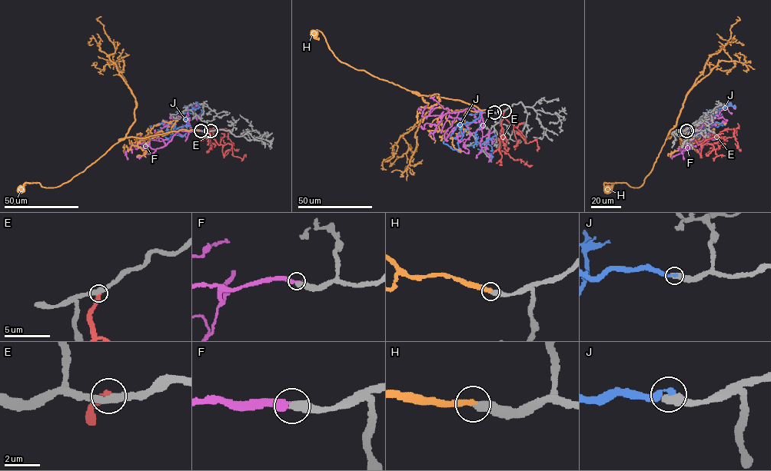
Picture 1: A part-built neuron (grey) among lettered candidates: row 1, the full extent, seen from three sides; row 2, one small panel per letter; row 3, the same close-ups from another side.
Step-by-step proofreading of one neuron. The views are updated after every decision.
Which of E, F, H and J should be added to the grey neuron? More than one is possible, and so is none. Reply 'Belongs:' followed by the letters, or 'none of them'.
Belongs: H

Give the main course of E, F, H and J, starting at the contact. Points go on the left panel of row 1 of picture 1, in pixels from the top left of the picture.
E: (211, 131), (208, 141), (213, 137), (213, 129), (226, 128), (232, 147), (235, 150), (239, 149)
F: (201, 130), (179, 131), (166, 144), (162, 140), (151, 139), (168, 125)
H: (201, 131), (181, 129), (119, 140), (134, 121), (135, 99), (109, 58), (115, 48), (96, 19), (101, 16)
J: (201, 131), (190, 130), (181, 136), (167, 133), (168, 123), (151, 126)

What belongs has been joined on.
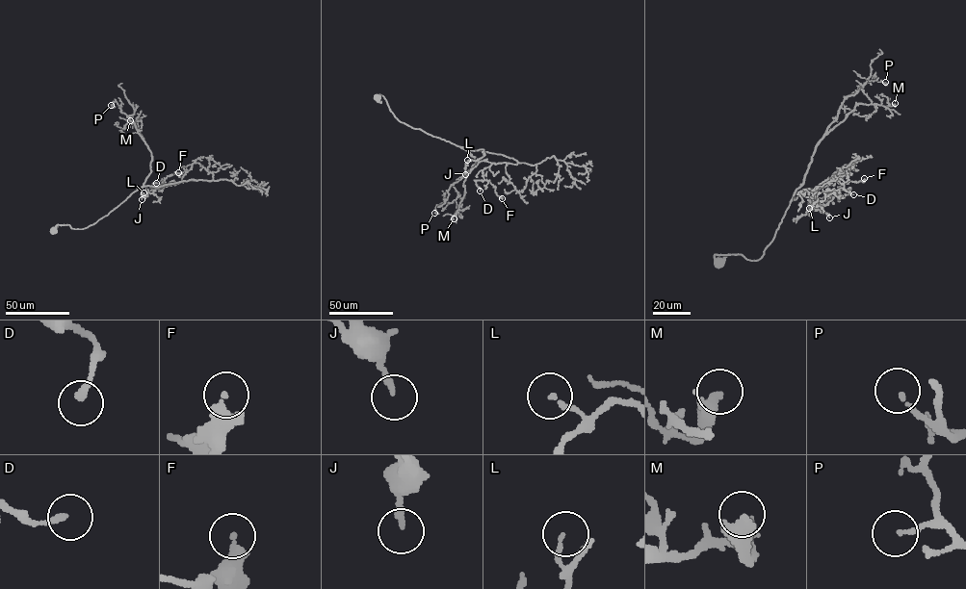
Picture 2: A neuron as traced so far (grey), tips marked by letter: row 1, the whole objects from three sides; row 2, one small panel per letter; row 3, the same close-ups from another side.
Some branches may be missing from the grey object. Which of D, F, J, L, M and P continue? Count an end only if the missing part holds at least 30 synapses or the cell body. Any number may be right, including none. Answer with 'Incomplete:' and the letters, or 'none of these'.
Incomplete: none of these

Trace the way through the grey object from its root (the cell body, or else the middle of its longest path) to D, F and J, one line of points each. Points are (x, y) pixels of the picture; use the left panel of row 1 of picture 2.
D: (52, 232), (58, 224), (93, 224), (138, 187), (194, 179), (161, 191), (156, 183)
F: (52, 232), (58, 224), (83, 229), (93, 224), (138, 187), (194, 180), (159, 191), (168, 176), (178, 172)
J: (52, 232), (58, 224), (83, 229), (93, 224), (138, 187), (194, 179), (164, 184), (143, 193), (142, 199)

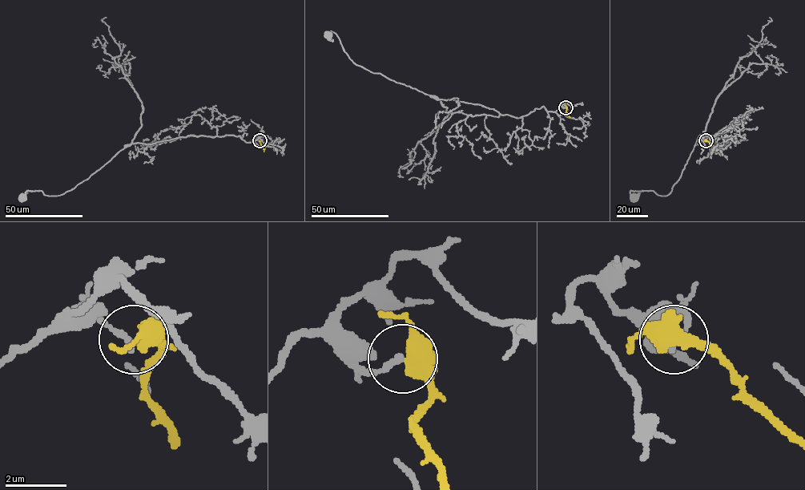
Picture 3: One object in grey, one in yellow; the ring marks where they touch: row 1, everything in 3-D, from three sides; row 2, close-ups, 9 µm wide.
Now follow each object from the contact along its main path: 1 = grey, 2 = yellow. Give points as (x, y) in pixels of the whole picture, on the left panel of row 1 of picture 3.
1: (259, 141), (189, 135), (130, 143), (73, 188), (58, 196), (29, 190), (21, 199)
2: (259, 141), (263, 151)

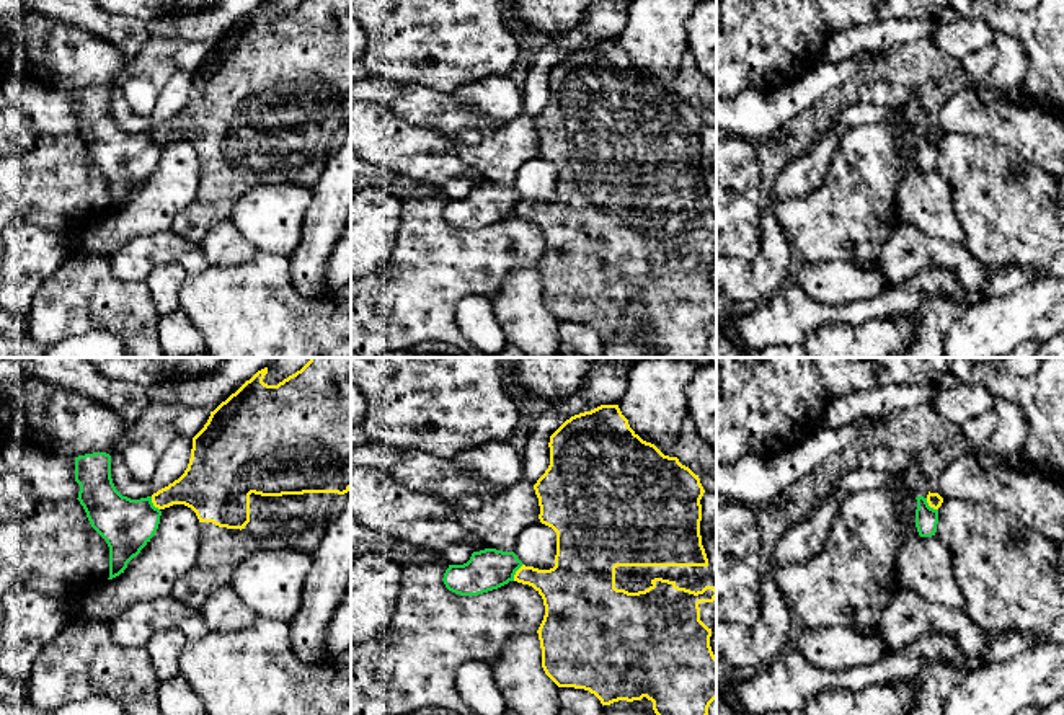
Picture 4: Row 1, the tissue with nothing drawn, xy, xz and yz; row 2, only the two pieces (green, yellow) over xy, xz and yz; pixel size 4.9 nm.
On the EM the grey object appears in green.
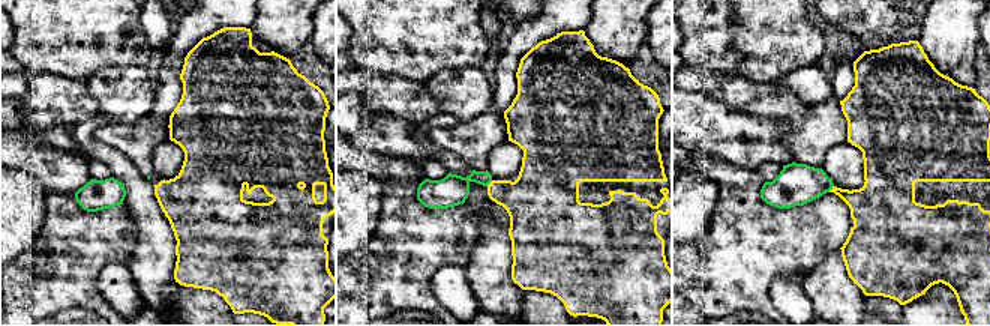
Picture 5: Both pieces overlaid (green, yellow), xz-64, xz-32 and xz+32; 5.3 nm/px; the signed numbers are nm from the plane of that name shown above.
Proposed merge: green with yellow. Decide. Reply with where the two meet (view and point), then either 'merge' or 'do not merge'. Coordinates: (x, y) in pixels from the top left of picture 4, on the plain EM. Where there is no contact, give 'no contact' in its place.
xz (516, 204) | do not merge

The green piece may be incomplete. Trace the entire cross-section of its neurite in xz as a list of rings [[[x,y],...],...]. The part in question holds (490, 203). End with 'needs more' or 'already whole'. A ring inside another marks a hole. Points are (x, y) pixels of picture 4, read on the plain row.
[[[485,183],[473,186],[463,199],[449,199],[442,215],[455,229],[478,230],[514,215],[522,199],[514,186]]]; already whole

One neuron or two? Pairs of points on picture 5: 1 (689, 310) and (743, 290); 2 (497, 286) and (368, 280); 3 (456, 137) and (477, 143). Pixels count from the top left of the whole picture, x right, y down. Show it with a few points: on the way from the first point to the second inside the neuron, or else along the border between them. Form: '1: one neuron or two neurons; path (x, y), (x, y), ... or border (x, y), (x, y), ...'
1: one neuron; path (702, 296), (708, 290), (729, 290)
2: two neurons; border (480, 236), (470, 262), (464, 268)
3: one neuron; path (461, 138), (473, 140)

